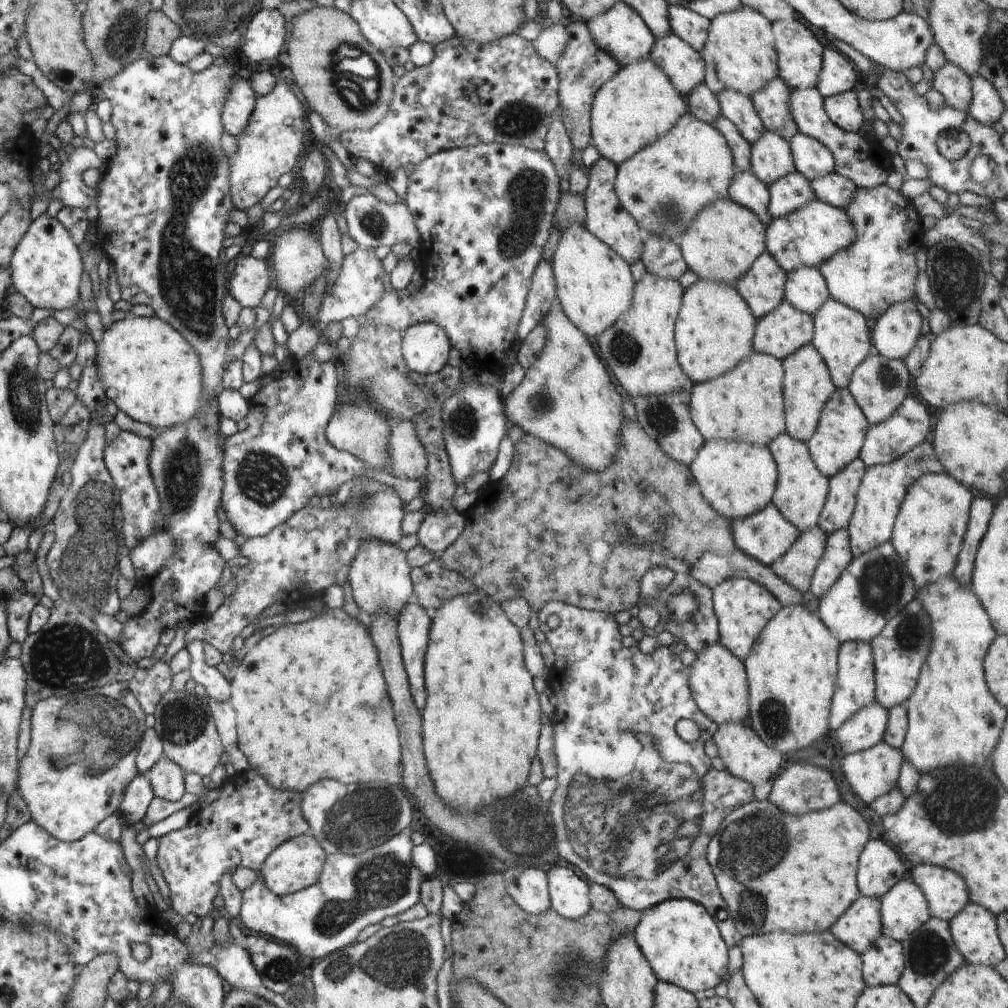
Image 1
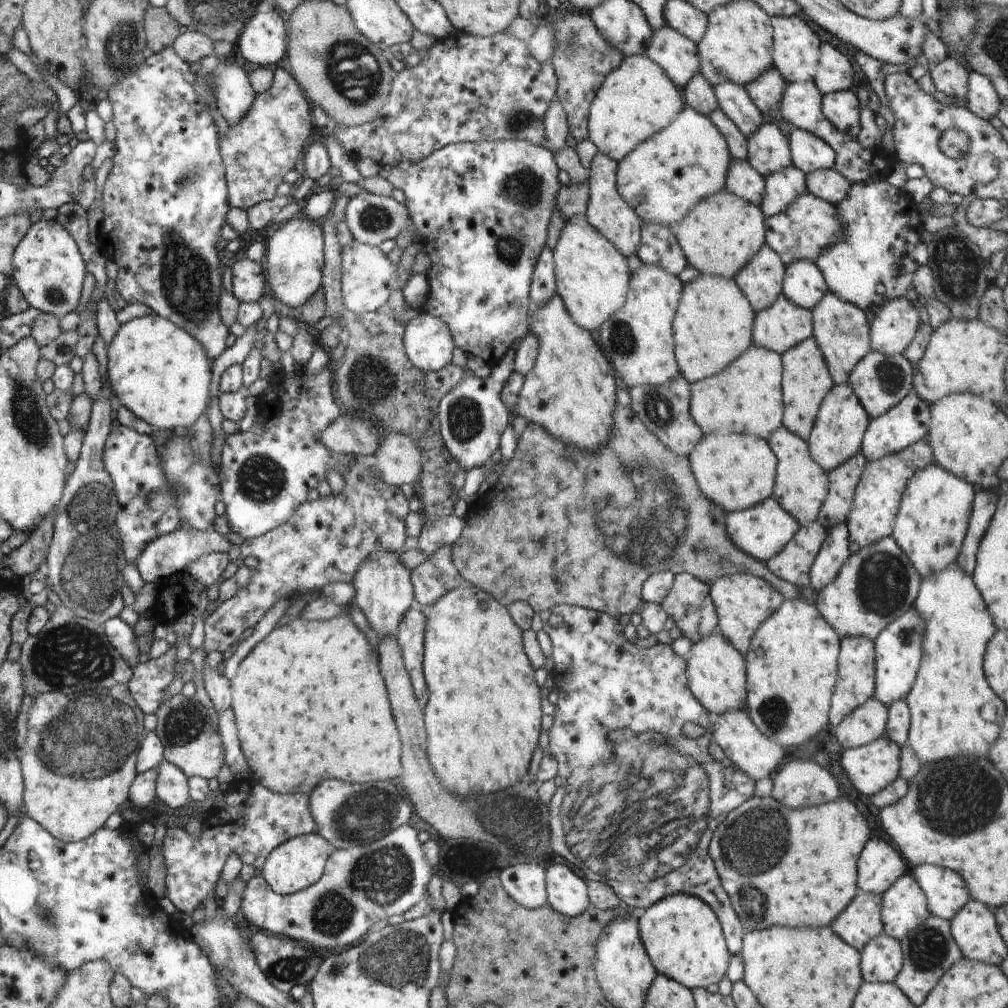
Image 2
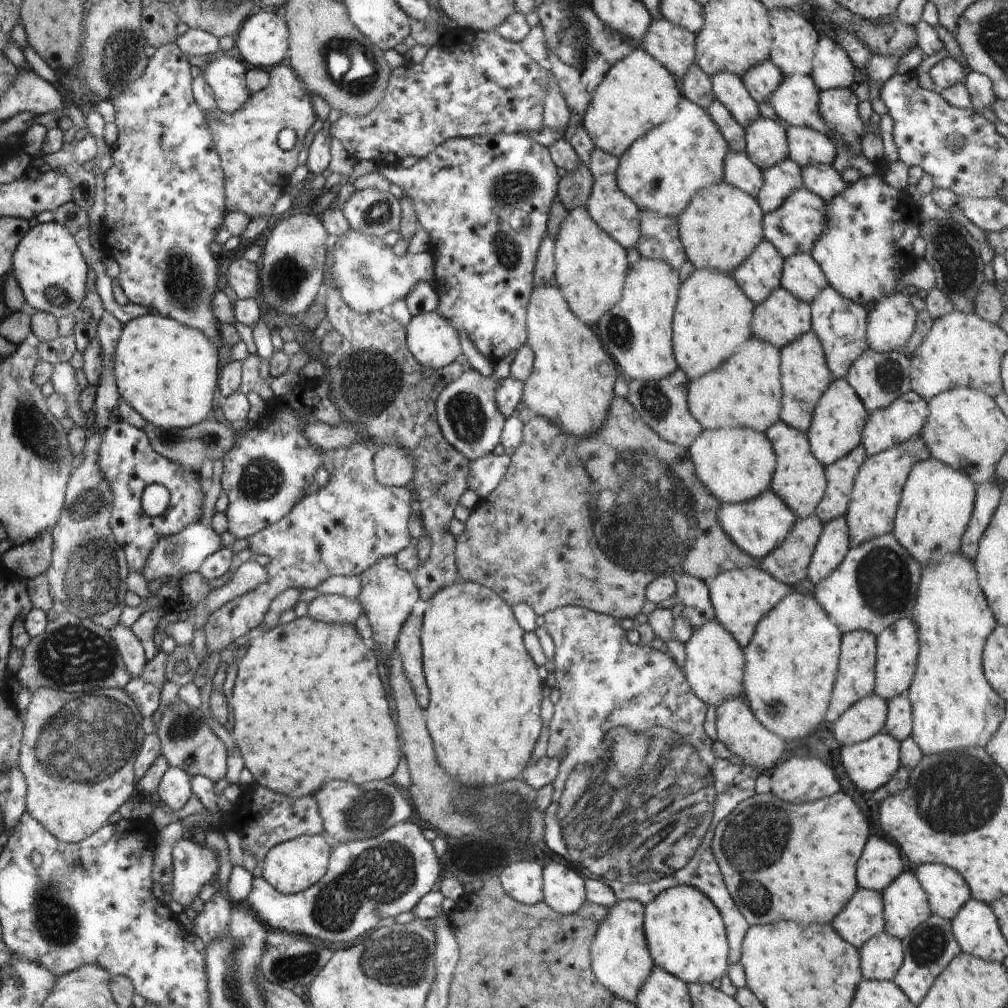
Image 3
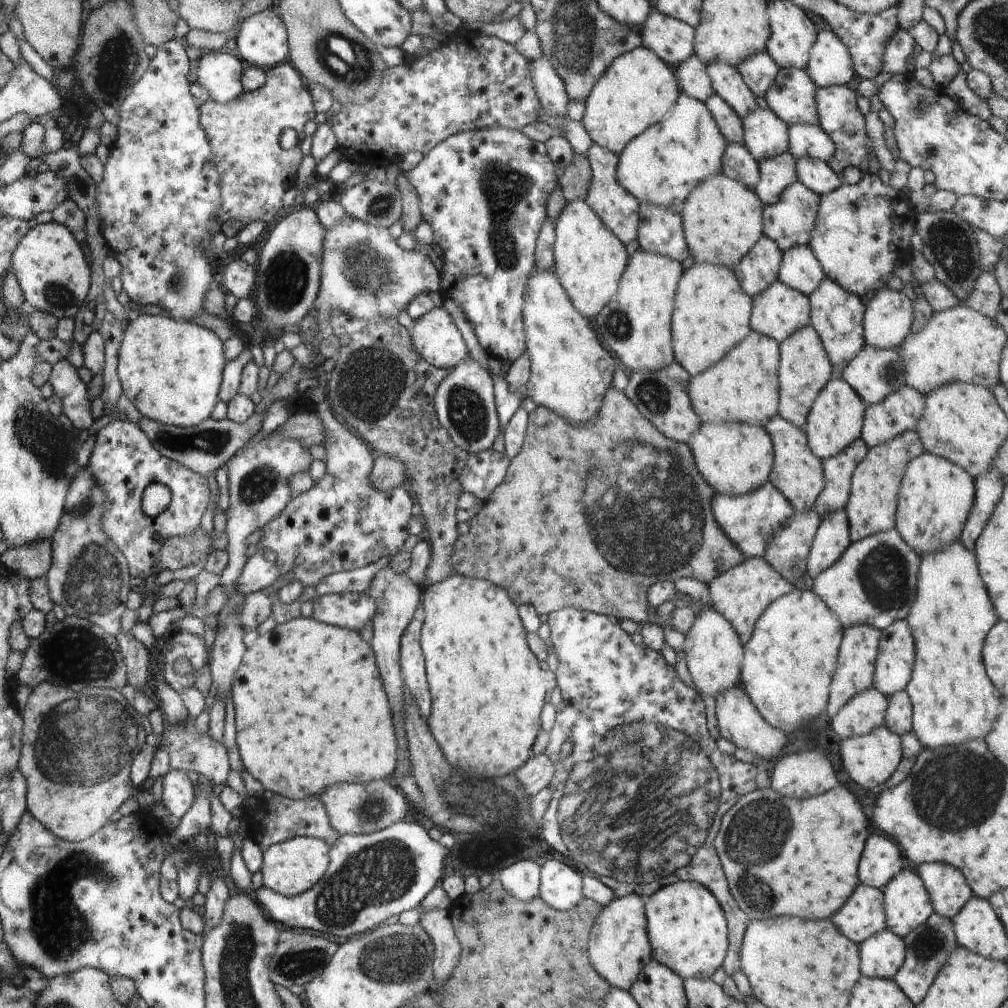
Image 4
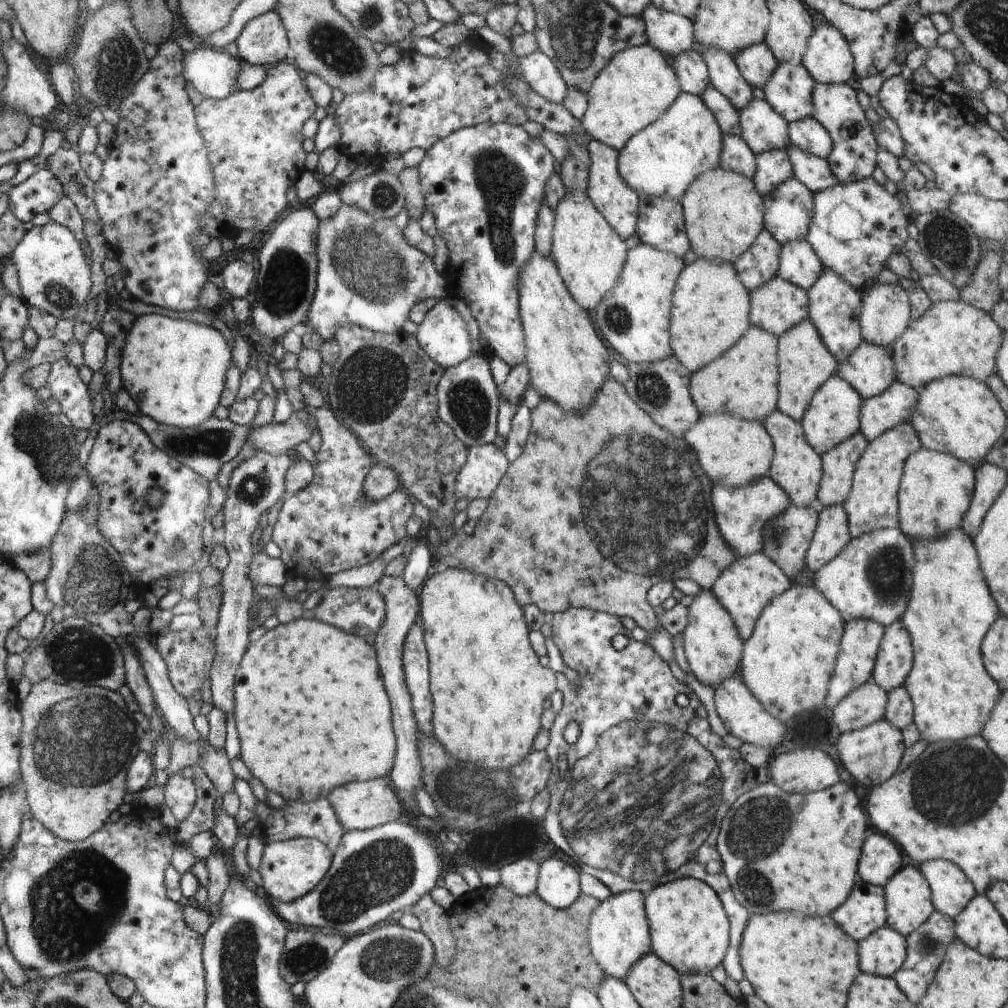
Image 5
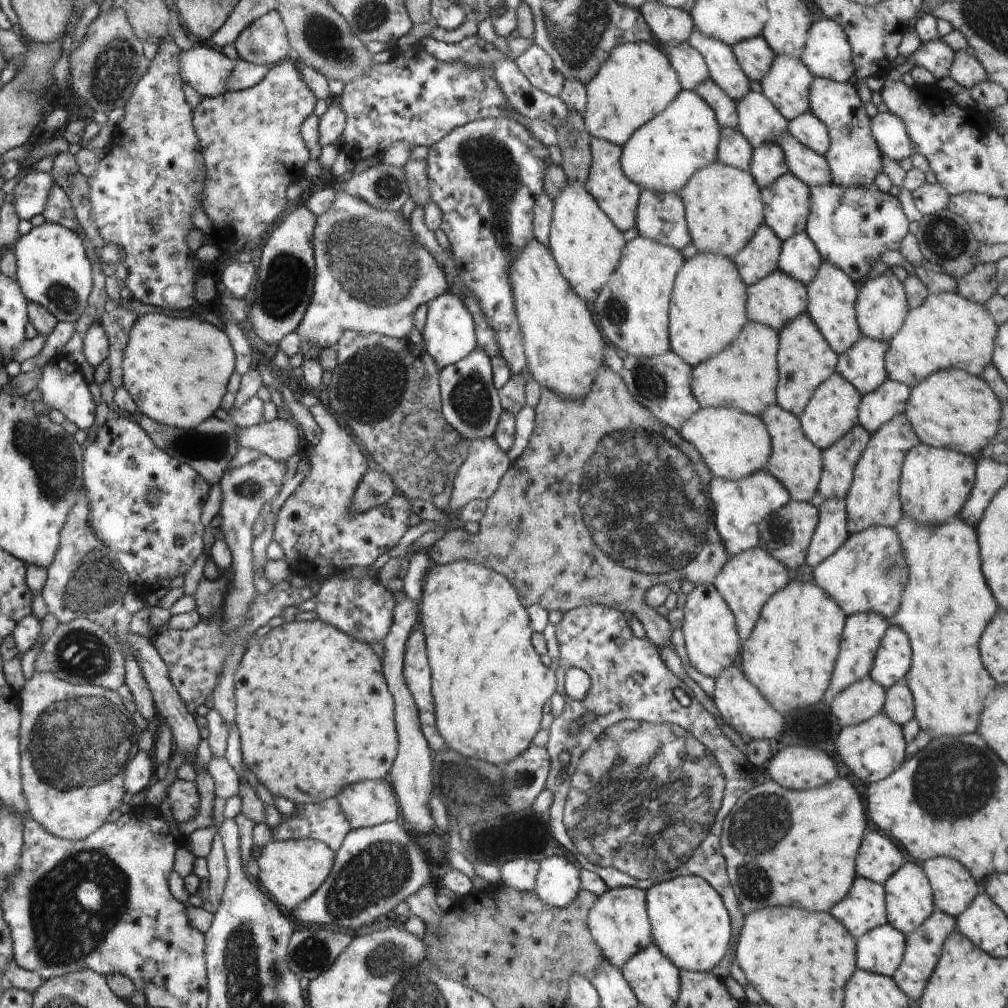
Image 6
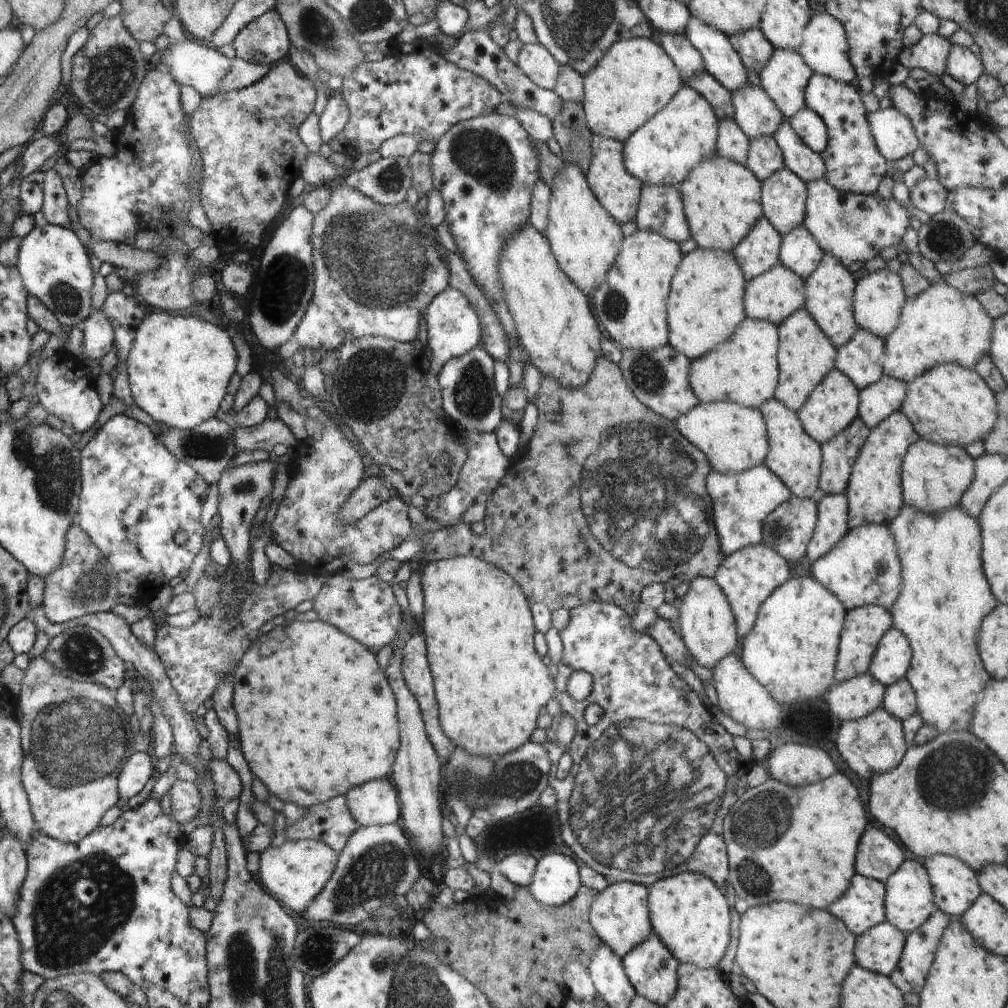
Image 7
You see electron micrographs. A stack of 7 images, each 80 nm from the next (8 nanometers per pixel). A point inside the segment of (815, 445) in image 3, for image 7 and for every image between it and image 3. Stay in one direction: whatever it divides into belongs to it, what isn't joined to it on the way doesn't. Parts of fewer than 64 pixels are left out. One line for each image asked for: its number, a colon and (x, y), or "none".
4: (835, 420)
5: (833, 415)
6: (832, 411)
7: (832, 406)

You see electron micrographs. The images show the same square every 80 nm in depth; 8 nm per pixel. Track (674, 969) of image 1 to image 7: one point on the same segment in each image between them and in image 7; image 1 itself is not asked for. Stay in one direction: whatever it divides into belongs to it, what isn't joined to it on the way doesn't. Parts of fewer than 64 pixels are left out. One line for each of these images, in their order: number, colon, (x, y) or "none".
2: (681, 934)
3: (685, 934)
4: (687, 929)
5: (689, 929)
6: (689, 922)
7: (689, 913)

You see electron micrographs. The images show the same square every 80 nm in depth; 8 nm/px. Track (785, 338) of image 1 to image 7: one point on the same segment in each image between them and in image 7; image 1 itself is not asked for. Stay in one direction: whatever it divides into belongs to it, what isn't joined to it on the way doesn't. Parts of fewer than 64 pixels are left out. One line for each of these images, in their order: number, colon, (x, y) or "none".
2: (783, 325)
3: (782, 318)
4: (779, 311)
5: (776, 306)
6: (777, 299)
7: (773, 296)

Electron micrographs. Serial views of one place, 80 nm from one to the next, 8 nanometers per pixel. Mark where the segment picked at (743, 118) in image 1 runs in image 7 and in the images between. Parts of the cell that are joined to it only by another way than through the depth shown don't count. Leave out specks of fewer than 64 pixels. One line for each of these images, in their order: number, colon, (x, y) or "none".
2: (733, 99)
3: (729, 89)
4: (727, 82)
5: (724, 75)
6: (724, 70)
7: (720, 60)

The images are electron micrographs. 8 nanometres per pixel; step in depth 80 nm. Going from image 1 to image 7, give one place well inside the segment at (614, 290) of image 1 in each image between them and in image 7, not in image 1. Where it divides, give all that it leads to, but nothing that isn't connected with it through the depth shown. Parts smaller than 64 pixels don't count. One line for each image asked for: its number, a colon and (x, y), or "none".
2: (592, 278)
3: (590, 266)
4: (589, 260)
5: (589, 255)
6: (587, 247)
7: (584, 238)

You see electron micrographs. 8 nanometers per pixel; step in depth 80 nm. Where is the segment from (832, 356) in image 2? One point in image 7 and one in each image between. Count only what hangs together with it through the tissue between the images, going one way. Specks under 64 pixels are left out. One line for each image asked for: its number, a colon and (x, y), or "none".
3: (841, 325)
4: (836, 315)
5: (834, 306)
6: (831, 296)
7: (830, 288)

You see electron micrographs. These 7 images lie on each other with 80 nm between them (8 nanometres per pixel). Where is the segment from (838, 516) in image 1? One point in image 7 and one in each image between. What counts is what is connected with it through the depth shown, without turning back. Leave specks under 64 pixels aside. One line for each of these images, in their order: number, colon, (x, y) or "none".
2: (843, 480)
3: (840, 476)
4: (838, 470)
5: (839, 463)
6: (839, 460)
7: (838, 455)

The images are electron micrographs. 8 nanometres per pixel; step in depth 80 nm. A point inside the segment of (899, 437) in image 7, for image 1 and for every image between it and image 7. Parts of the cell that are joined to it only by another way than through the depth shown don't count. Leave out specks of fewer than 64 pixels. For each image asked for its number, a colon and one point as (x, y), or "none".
1: (883, 488)
2: (876, 501)
3: (876, 493)
4: (872, 504)
5: (872, 504)
6: (873, 500)

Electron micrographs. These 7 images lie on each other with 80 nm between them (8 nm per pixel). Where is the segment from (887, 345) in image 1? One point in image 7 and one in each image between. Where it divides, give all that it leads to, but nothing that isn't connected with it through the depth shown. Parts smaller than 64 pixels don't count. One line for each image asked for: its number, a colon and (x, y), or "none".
2: (892, 328)
3: (890, 324)
4: (888, 316)
5: (886, 312)
6: (881, 307)
7: (879, 297)

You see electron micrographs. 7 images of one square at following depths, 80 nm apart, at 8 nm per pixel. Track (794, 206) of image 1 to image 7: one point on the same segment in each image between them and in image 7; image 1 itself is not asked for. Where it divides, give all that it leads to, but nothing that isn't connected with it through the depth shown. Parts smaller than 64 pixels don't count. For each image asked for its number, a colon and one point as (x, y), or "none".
2: (781, 188)
3: (782, 179)
4: (777, 173)
5: (773, 167)
6: (768, 163)
7: (764, 158)

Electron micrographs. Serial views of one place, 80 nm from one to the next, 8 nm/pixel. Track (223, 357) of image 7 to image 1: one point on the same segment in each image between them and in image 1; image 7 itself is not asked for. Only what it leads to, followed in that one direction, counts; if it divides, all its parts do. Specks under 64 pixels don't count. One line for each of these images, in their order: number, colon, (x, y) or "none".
1: (148, 370)
2: (155, 368)
3: (167, 372)
4: (170, 369)
5: (175, 370)
6: (176, 369)

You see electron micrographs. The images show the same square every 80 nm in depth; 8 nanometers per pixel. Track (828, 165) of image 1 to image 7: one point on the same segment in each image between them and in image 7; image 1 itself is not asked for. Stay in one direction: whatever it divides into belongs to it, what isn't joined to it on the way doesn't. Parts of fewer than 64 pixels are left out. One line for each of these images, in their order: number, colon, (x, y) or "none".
2: (809, 153)
3: (806, 146)
4: (805, 140)
5: (807, 134)
6: (809, 131)
7: (807, 124)

